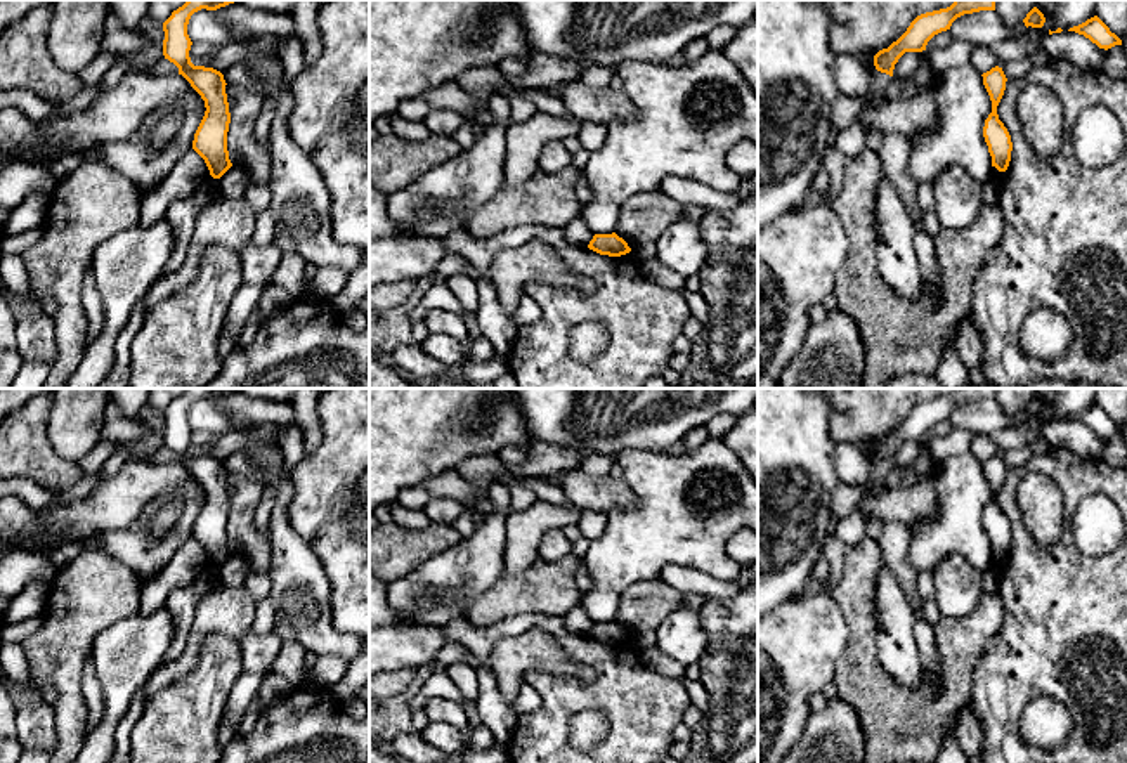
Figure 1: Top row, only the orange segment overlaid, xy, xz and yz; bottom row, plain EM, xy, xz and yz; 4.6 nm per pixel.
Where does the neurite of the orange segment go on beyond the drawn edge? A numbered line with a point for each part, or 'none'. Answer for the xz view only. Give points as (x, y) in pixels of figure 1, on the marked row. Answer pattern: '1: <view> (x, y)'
none

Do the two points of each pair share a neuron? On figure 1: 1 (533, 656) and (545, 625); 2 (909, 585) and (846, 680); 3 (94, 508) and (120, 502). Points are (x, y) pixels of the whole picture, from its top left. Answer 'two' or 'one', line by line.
1: two
2: two
3: one

